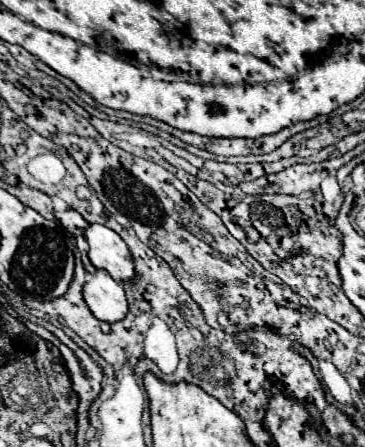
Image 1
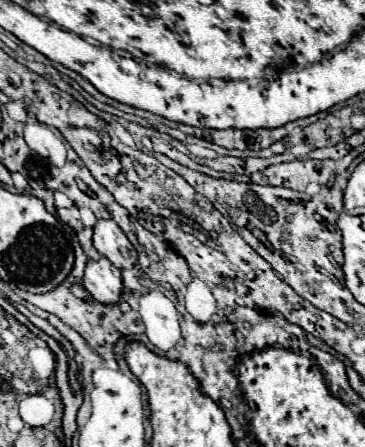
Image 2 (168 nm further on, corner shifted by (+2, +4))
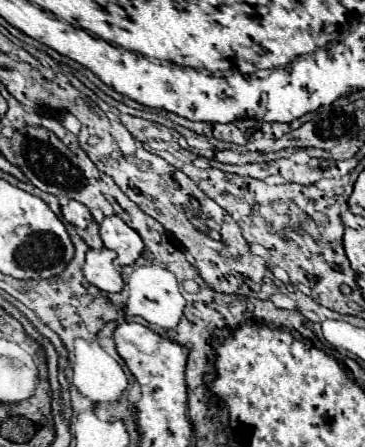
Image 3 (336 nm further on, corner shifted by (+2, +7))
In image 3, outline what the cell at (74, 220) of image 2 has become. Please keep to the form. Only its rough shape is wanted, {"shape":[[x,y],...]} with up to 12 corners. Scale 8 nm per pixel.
{"shape":[[79,201],[61,207],[71,225],[89,227],[93,221],[89,209]]}

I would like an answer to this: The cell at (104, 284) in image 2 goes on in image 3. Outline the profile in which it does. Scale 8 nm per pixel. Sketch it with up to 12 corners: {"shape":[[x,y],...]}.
{"shape":[[89,249],[85,279],[97,289],[117,293],[123,287],[113,267],[115,253]]}

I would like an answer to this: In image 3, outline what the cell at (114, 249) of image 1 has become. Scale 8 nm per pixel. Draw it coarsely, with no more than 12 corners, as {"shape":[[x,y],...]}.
{"shape":[[105,217],[101,239],[117,267],[133,265],[145,247],[121,217]]}

